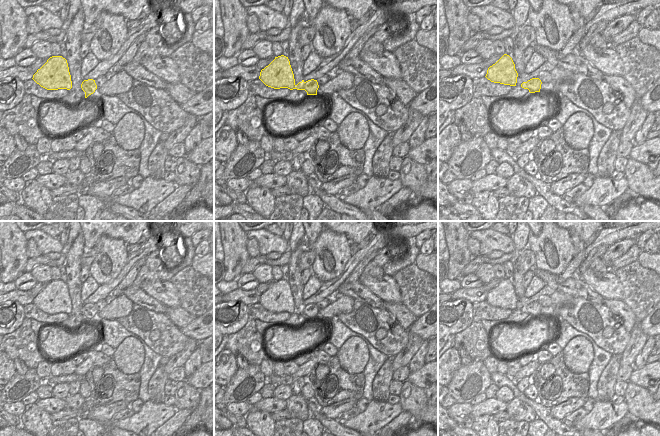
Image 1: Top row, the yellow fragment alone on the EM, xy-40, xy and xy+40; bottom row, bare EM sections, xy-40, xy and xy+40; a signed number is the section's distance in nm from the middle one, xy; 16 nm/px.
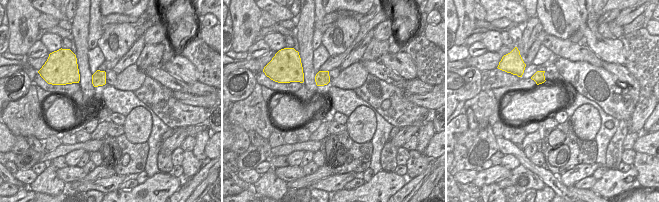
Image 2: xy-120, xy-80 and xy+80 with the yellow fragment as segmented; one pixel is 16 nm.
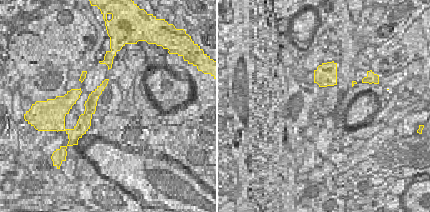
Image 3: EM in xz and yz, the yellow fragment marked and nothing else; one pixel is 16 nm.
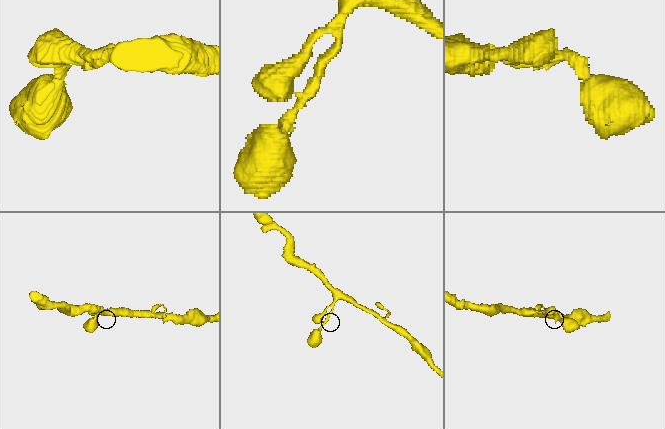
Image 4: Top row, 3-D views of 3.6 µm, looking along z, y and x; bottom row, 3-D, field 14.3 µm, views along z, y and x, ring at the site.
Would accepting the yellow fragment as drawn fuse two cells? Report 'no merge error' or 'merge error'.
no merge error

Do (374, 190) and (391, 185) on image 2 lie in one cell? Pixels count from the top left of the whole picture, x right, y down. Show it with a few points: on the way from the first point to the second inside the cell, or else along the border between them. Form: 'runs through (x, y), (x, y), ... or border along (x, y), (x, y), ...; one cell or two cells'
runs through (378, 190), (383, 185), (387, 185); one cell

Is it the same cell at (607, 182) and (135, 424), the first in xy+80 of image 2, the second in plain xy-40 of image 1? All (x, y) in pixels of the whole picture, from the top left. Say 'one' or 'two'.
one

